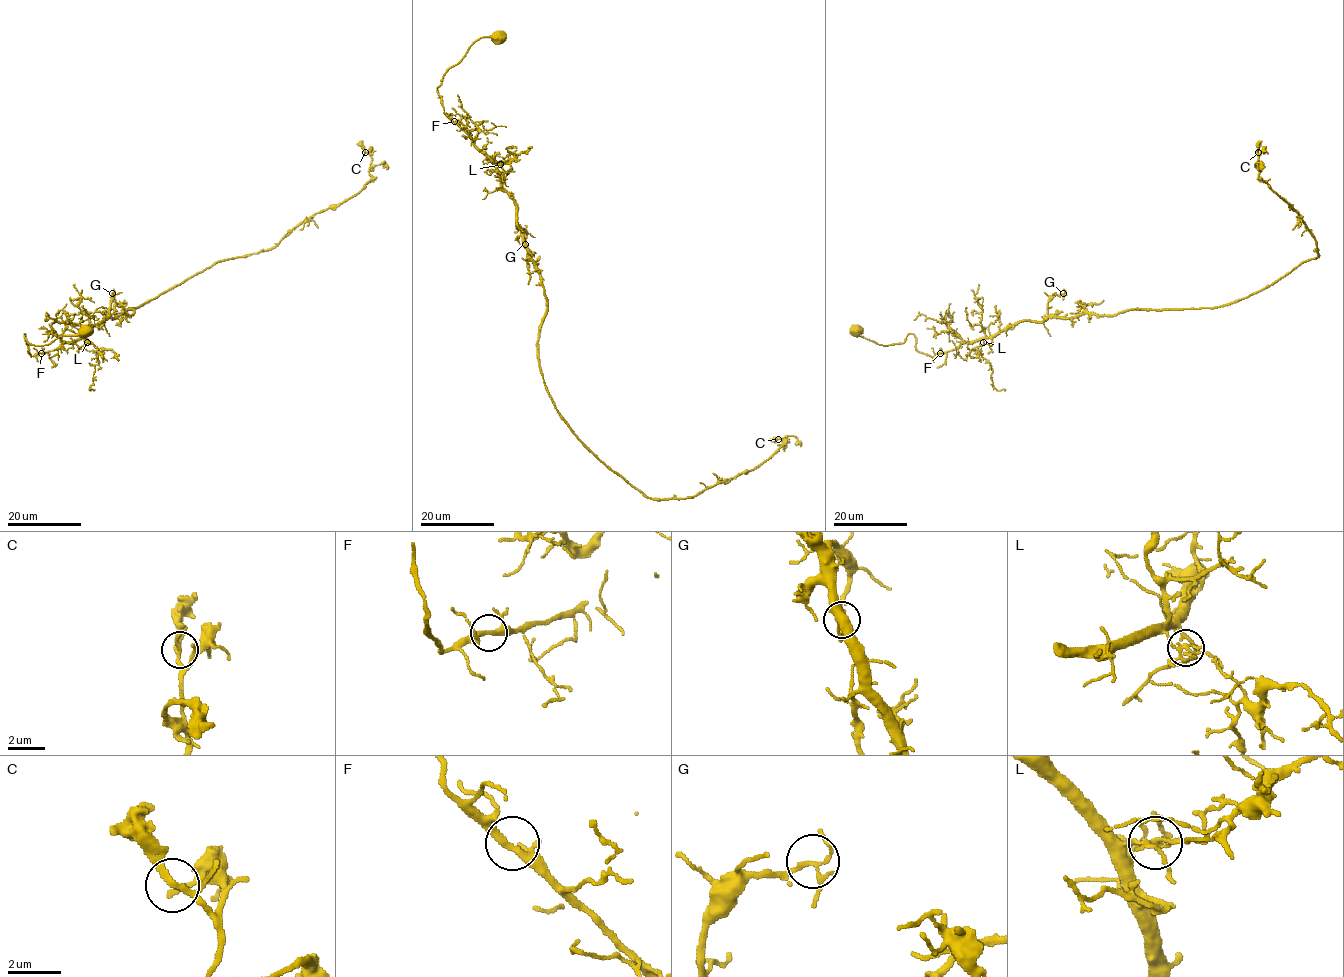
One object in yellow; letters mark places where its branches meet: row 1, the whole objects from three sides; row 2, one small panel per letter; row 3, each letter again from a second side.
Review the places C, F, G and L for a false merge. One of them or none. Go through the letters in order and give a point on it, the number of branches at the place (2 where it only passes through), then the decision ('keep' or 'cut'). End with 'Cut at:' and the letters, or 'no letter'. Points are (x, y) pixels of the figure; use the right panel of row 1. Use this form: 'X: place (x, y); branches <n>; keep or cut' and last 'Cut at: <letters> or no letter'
C: place (1258, 152); branches 3; keep
F: place (940, 353); branches 3; keep
G: place (1063, 293); branches 3; keep
L: place (983, 342); branches 3; cut
Cut at: L

